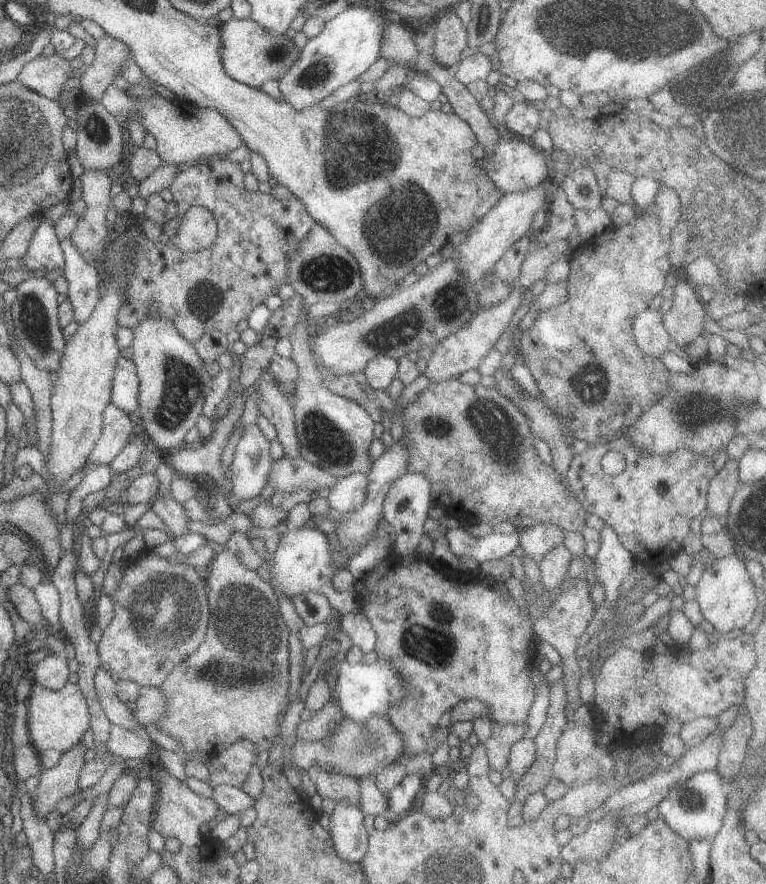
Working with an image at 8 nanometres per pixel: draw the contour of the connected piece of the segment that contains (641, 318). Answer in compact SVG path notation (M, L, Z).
M652 308L640 312L633 320L632 337L637 348L647 356L659 359L666 352L670 338L662 325L662 314L659 310Z

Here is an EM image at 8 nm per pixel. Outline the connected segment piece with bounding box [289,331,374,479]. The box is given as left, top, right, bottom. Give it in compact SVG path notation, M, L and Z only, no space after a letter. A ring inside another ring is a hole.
M306 331L289 334L289 358L297 369L291 394L294 427L300 456L309 464L340 479L351 473L363 473L371 466L367 451L373 437L373 421L365 409L352 400L329 392L321 384L321 377L312 360Z

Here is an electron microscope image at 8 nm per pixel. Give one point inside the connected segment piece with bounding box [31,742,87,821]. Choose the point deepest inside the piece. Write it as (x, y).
(59, 781)

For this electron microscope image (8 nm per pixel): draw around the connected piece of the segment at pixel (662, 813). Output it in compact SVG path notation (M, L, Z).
M714 769L695 773L673 787L657 804L658 816L686 841L710 838L720 829L726 809L727 787Z

